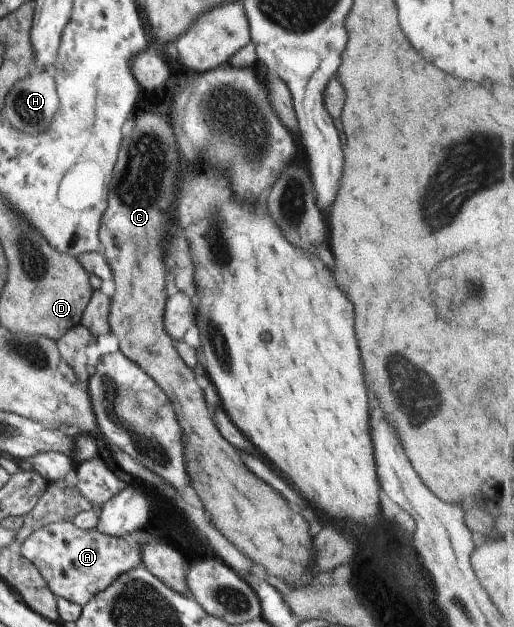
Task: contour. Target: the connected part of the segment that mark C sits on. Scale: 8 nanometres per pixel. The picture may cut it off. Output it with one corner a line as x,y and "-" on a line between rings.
142,113
136,119
136,127
128,139
122,141
120,155
116,161
114,175
108,187
107,208
99,227
99,238
102,252
108,260
113,273
116,289
111,298
109,324
111,332
119,341
120,351
133,361
166,393
170,403
174,405
178,423
182,427
184,451
186,451
186,471
190,477
190,485
194,488
203,503
216,529
230,539
234,547
238,547
252,563
264,567
270,577
276,577
292,587
306,585
302,577
310,575
310,563
314,563
314,541
310,535
310,527
304,517
288,507
288,503
262,479
258,479
242,461
238,450
220,435
212,411
208,409
204,392
195,378
194,368
188,367
176,349
175,340
164,329
164,279
166,267
162,261
160,237
164,235
166,213
174,193
174,181
178,177
178,145
180,143
172,135
172,125
166,117
154,113

